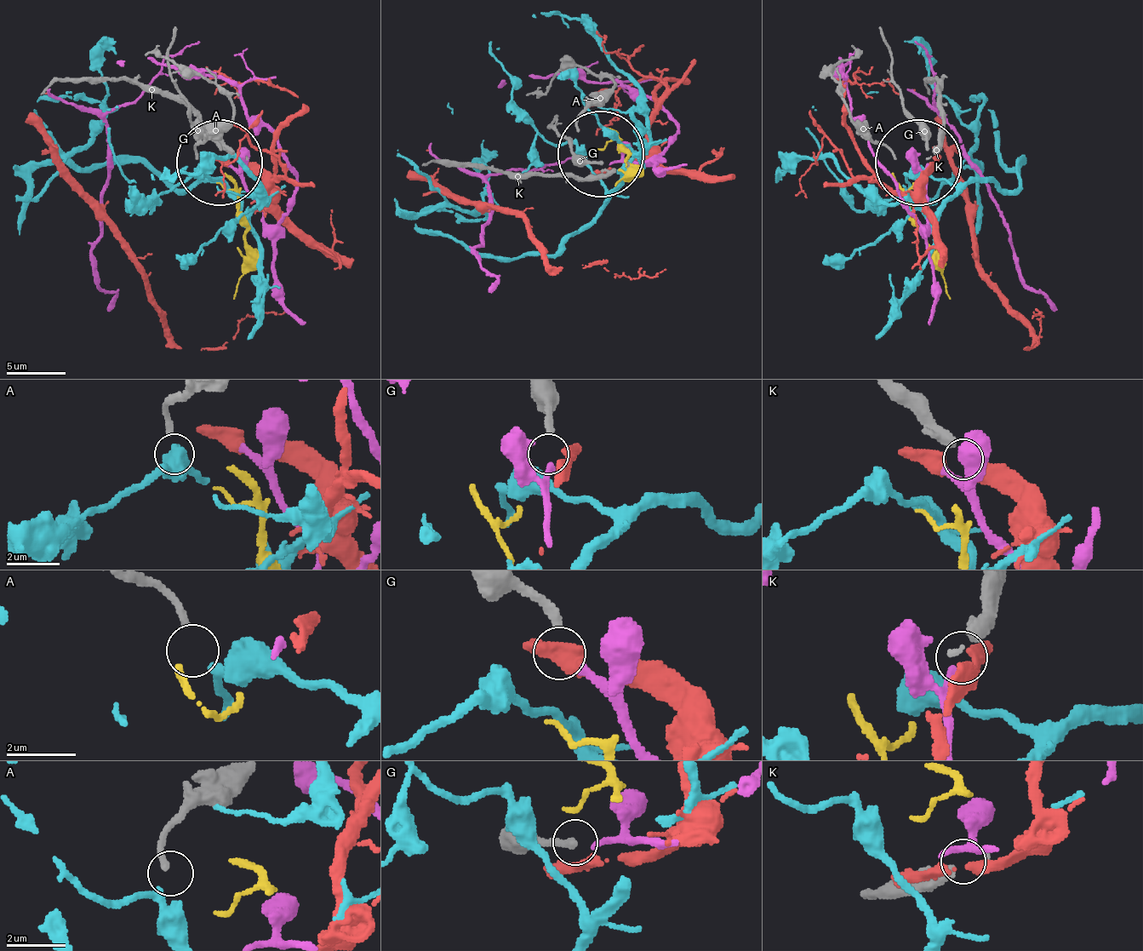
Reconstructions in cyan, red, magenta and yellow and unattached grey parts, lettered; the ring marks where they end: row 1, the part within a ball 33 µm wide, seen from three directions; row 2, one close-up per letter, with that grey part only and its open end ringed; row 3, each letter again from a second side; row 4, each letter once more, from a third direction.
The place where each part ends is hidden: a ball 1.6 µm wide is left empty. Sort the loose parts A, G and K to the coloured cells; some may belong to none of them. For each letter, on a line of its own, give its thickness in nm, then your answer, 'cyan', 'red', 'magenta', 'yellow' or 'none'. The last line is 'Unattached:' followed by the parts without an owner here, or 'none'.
A: calibre 200 nm; cyan
G: calibre 260 nm; magenta
K: calibre 240 nm; none
Unattached: K

